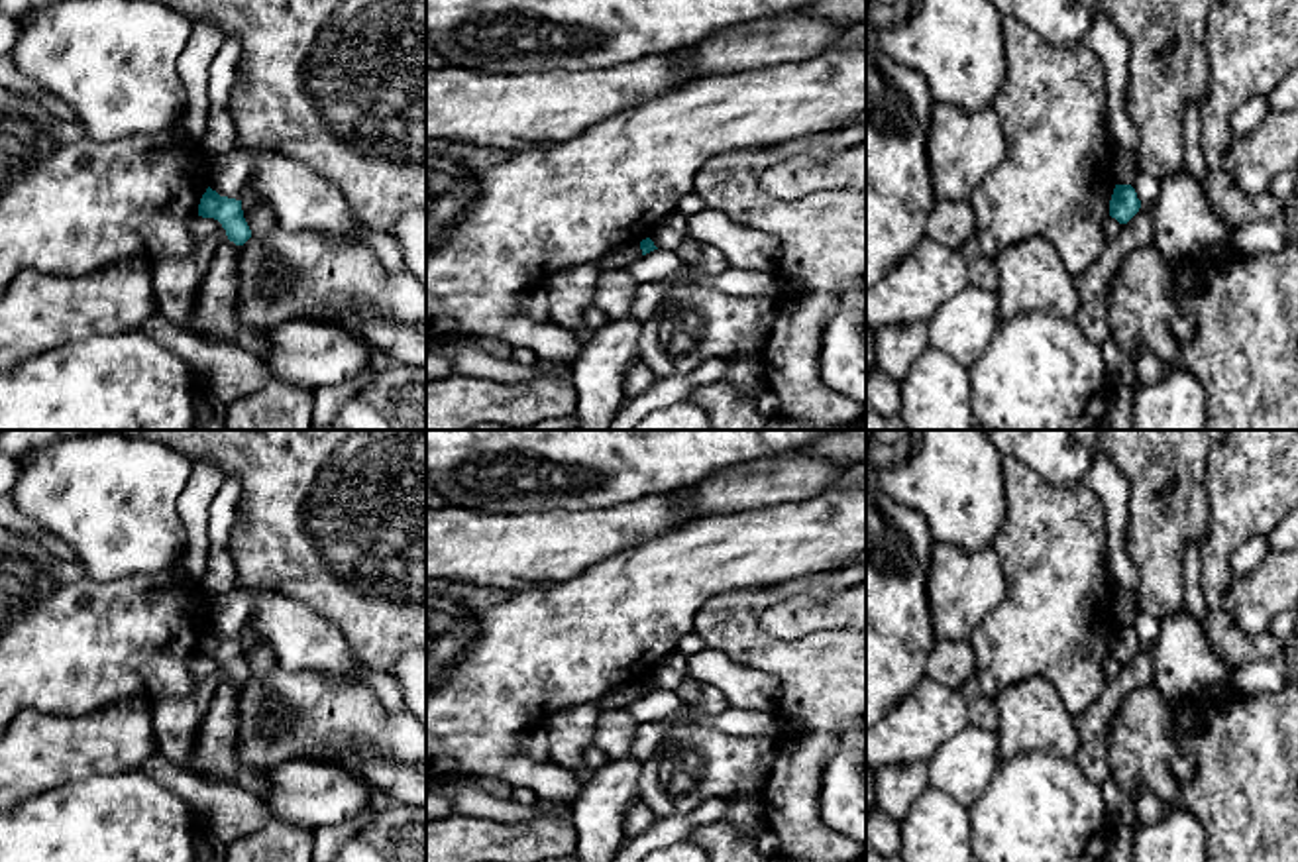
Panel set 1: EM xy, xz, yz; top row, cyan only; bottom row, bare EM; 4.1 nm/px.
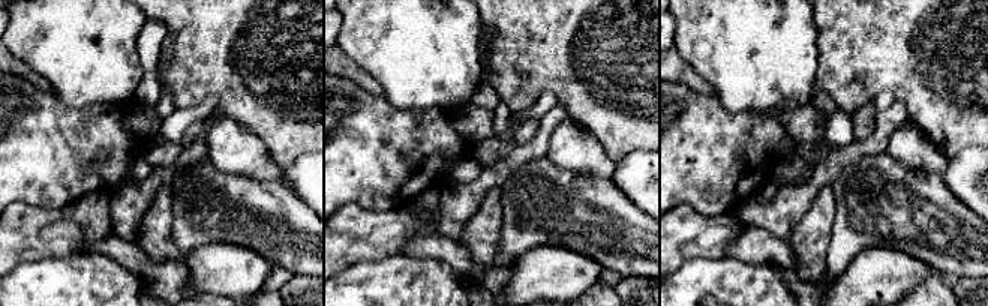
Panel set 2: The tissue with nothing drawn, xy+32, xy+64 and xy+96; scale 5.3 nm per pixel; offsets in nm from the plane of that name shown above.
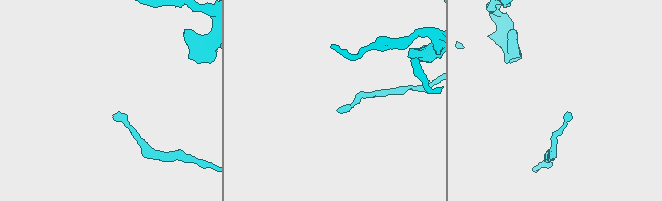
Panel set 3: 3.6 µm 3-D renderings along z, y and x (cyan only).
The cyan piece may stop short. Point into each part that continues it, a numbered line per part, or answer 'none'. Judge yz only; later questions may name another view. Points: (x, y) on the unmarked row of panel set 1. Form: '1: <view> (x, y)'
none

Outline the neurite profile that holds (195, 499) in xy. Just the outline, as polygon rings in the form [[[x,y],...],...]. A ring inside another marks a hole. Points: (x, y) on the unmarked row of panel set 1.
[[[194,463],[177,509],[187,534],[185,567],[200,583],[208,566],[208,511],[226,475],[214,463]]]

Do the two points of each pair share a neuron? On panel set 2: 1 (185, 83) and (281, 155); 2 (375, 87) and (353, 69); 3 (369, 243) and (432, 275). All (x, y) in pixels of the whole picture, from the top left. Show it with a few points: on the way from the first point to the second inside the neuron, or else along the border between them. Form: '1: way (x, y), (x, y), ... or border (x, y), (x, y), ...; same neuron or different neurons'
1: way (212, 83), (224, 83), (269, 128); same neuron
2: way (369, 83), (359, 75); same neuron
3: border (399, 254), (365, 258), (359, 263); different neurons

